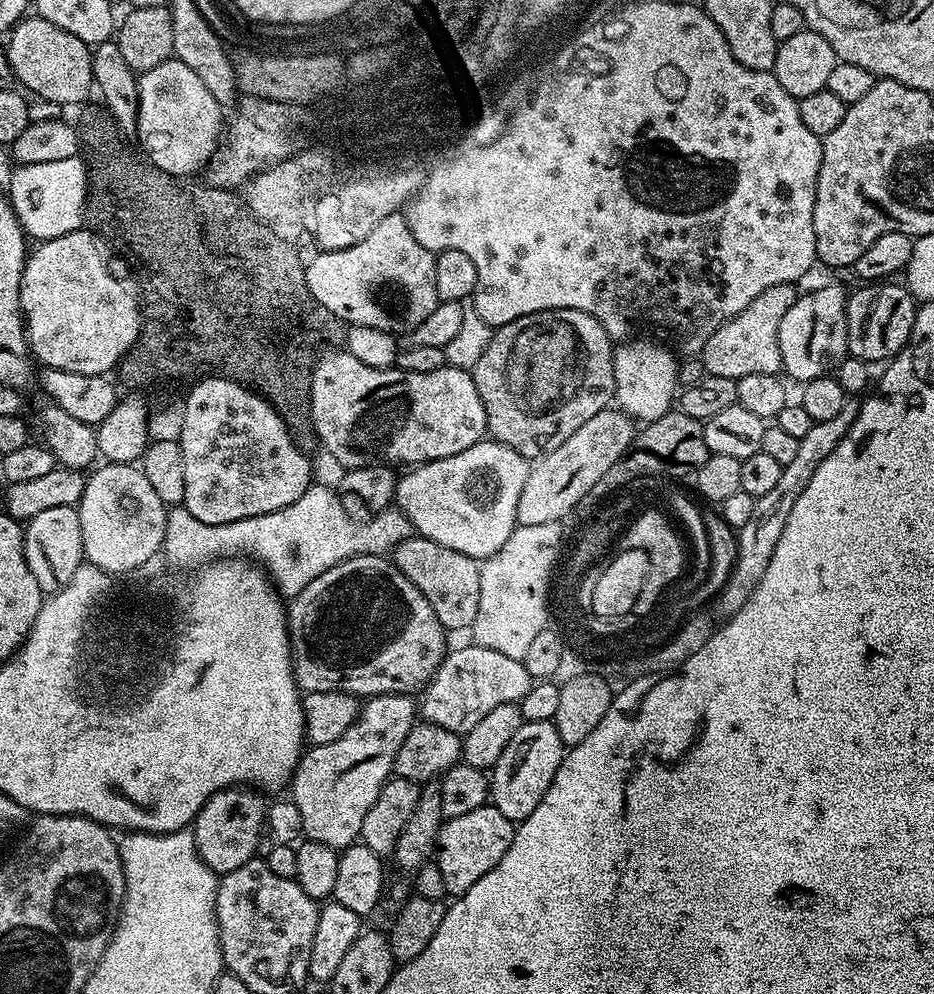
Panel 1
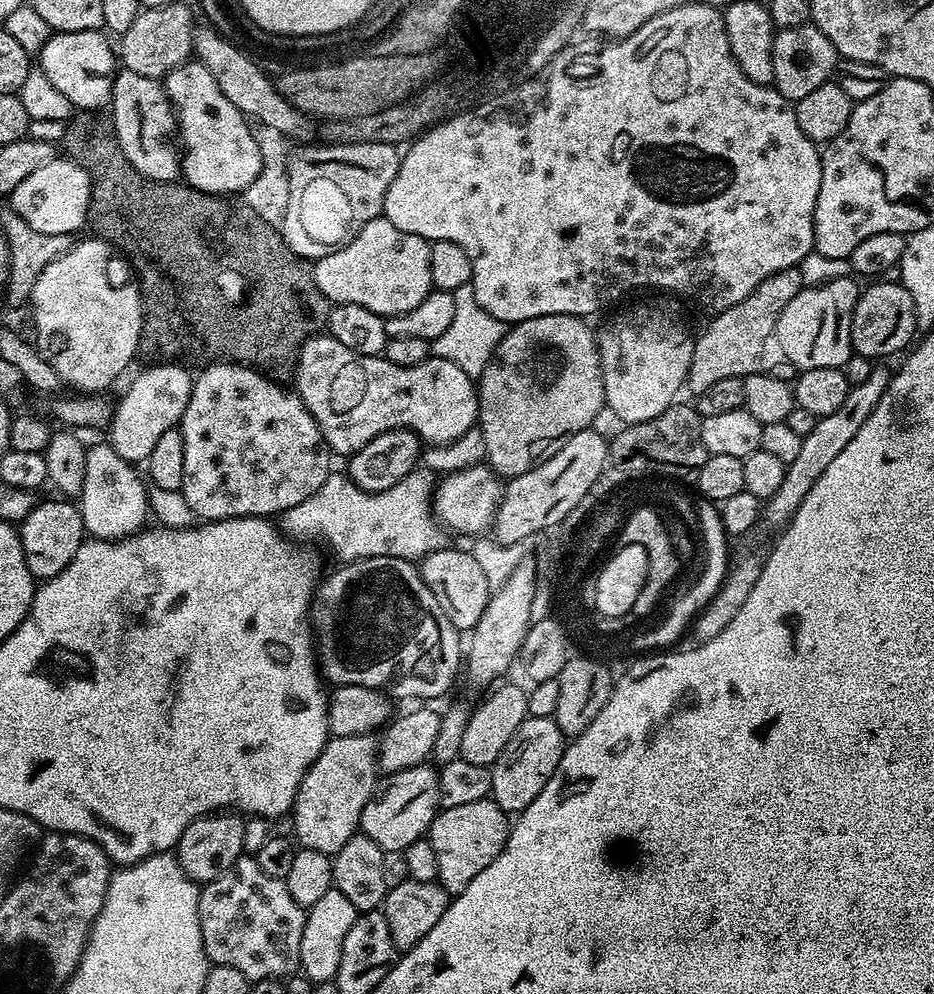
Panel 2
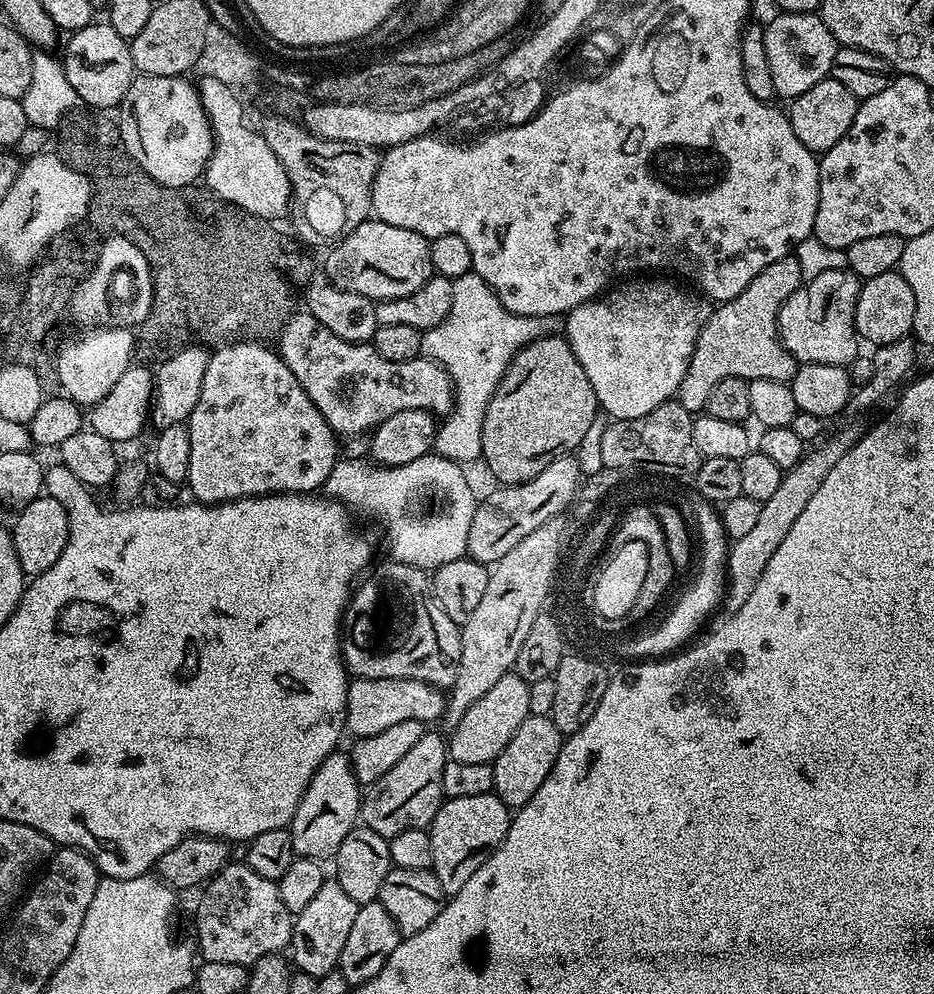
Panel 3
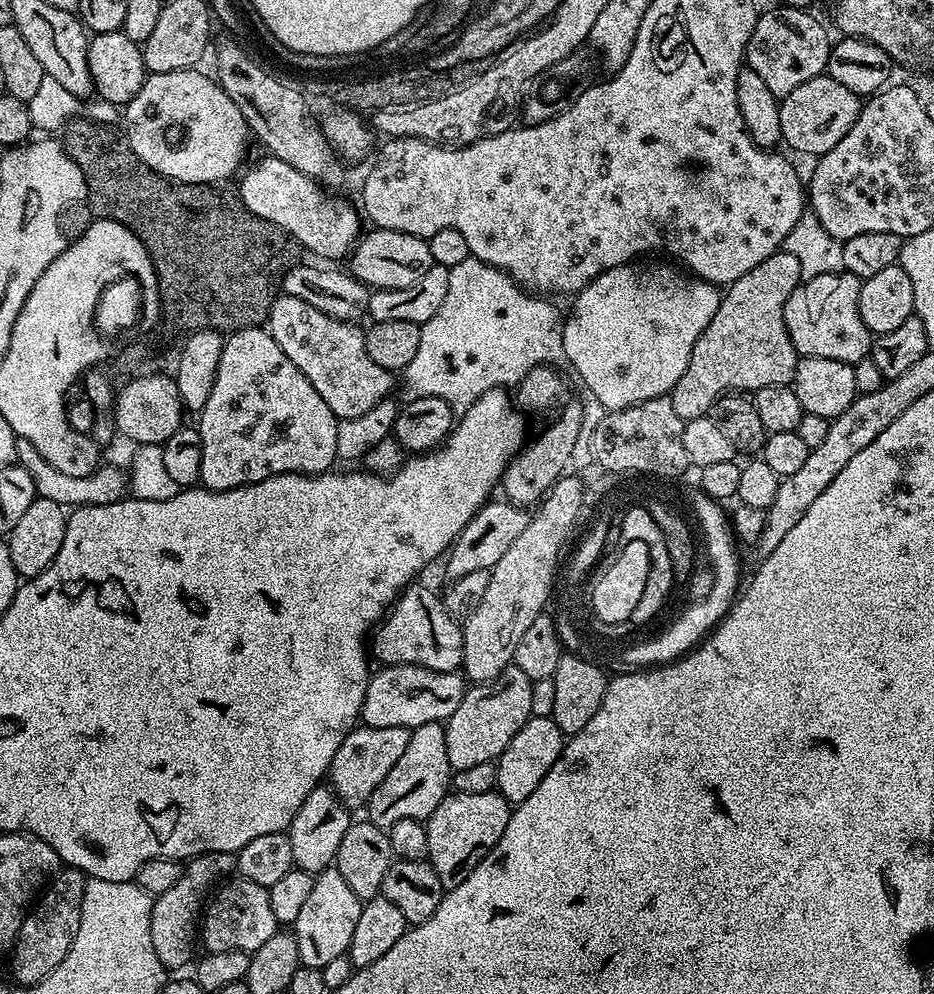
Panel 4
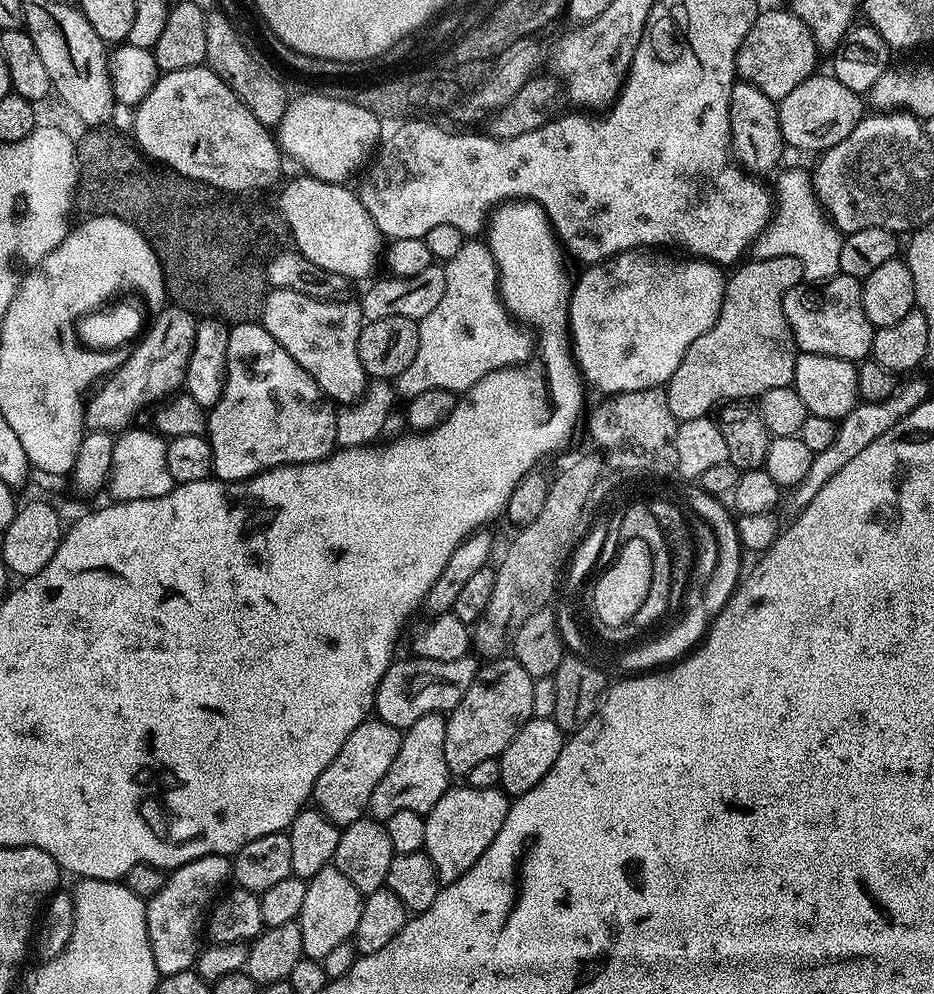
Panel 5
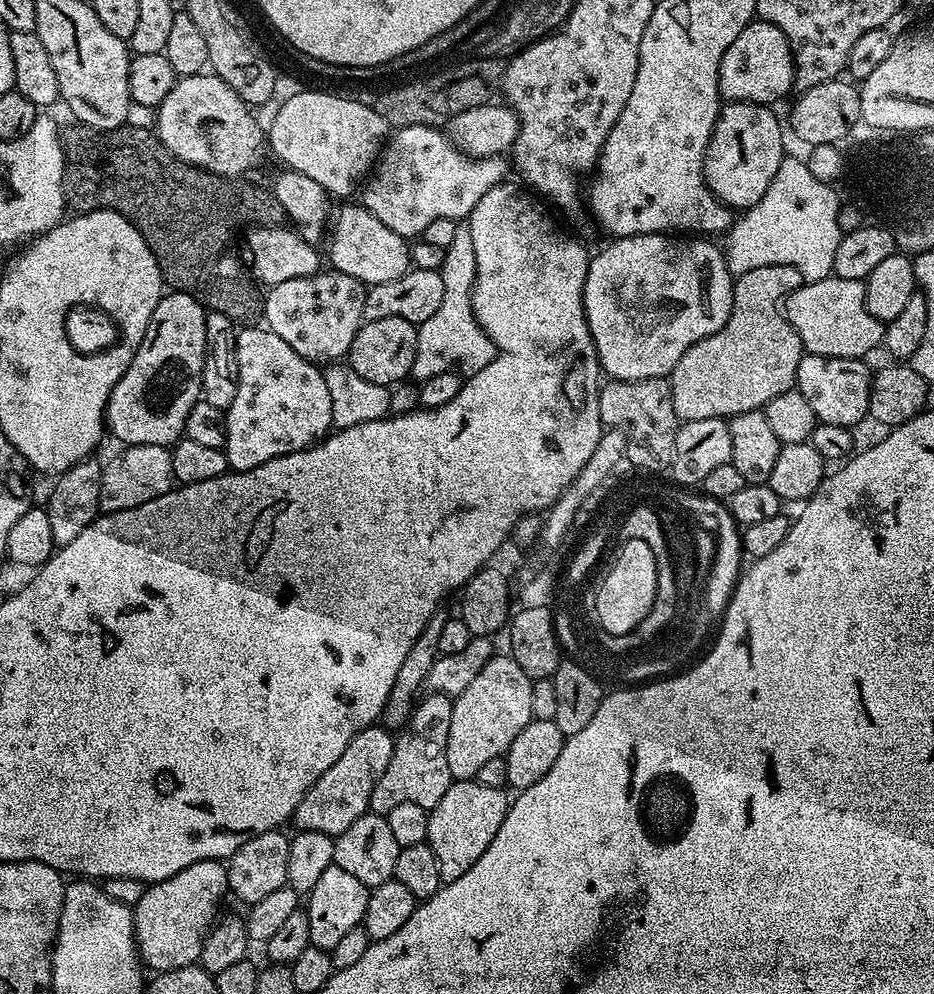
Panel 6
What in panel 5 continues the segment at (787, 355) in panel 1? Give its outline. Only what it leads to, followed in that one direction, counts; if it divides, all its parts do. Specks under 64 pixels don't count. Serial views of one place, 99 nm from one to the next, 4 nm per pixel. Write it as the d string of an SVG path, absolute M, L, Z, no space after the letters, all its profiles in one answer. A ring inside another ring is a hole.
M837 274L819 286L801 286L784 295L786 322L800 352L864 362L872 351L873 326L862 306L861 281Z

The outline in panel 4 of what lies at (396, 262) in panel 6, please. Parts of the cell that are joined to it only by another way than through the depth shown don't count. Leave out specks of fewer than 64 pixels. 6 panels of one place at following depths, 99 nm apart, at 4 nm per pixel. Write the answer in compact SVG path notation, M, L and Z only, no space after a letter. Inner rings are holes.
M265 155L265 160L257 162L253 168L245 167L240 180L240 192L238 199L241 200L252 213L260 220L268 220L272 224L277 224L284 233L293 241L296 240L308 252L313 252L316 256L321 256L324 262L340 262L340 260L349 255L352 249L356 247L357 240L362 235L360 220L362 216L359 211L356 212L344 200L339 200L336 196L331 196L331 191L325 190L311 176L302 174L294 166L282 162L274 155Z

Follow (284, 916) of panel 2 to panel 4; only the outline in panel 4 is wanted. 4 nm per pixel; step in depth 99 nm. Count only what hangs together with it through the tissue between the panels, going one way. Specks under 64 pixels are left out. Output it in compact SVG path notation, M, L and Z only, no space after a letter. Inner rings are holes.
M243 878L229 879L215 889L214 895L203 909L202 919L198 925L199 939L203 947L205 944L208 952L238 950L251 954L269 938L274 938L277 931L278 925L274 918L274 909L270 906L267 888L258 886L258 882L250 882Z

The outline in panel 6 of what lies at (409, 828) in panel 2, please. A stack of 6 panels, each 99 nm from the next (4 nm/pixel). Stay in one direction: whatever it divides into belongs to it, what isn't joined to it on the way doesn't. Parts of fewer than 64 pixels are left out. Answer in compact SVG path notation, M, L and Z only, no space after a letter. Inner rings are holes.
M428 692L425 700L421 699L412 709L408 723L395 737L392 746L392 757L378 782L374 786L374 794L370 794L369 809L377 814L386 814L394 810L402 802L415 802L417 806L431 809L442 802L442 794L453 784L450 766L446 766L446 738L450 738L450 714L452 713L453 697L443 696L437 692Z

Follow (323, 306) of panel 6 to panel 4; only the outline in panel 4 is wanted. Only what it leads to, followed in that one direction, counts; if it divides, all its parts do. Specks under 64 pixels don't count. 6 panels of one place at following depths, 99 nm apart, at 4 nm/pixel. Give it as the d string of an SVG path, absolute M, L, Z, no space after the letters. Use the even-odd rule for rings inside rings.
M283 294L277 295L270 306L266 330L282 346L282 354L310 378L310 386L318 390L322 402L330 406L337 421L364 416L369 410L389 399L393 373L382 370L366 354L366 342L361 325L356 322L330 318L322 310L314 310L310 302Z

